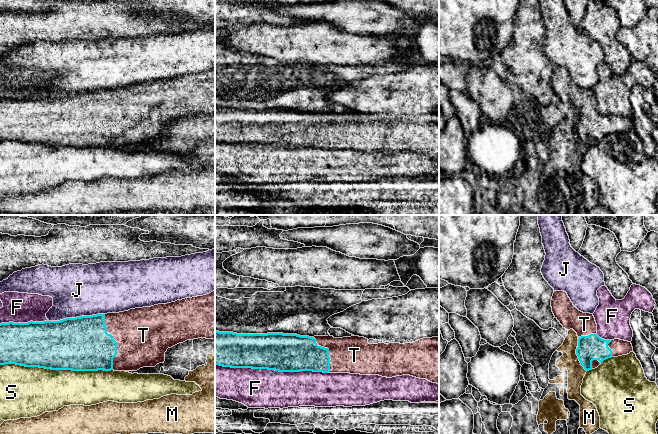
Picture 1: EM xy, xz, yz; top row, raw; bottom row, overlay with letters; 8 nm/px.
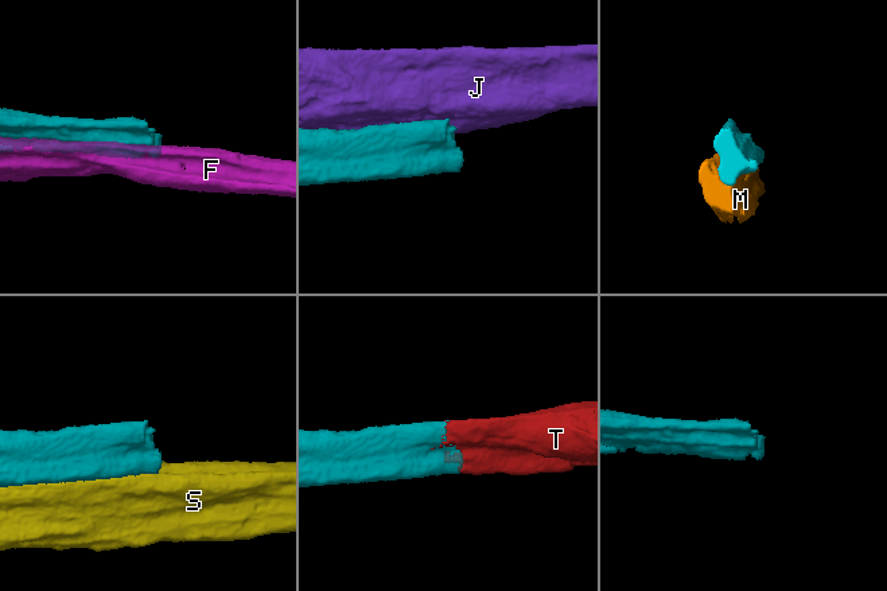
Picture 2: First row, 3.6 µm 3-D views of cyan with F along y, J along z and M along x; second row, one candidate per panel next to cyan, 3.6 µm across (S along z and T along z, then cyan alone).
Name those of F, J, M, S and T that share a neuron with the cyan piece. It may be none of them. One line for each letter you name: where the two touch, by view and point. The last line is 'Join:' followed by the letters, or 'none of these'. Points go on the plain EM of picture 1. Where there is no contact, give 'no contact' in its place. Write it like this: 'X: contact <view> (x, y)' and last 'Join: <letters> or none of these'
T: contact xy (115, 117)
Join: T

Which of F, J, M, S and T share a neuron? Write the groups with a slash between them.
F / J / M / S / T

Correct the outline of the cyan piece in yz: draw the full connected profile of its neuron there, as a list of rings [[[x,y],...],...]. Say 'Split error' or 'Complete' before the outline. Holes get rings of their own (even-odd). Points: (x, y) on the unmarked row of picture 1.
Split error. [[[554,67],[551,76],[555,94],[566,106],[573,105],[578,115],[576,130],[586,147],[597,144],[604,136],[627,131],[633,127],[631,118],[604,116],[597,111],[593,90],[579,87],[564,67]]]

